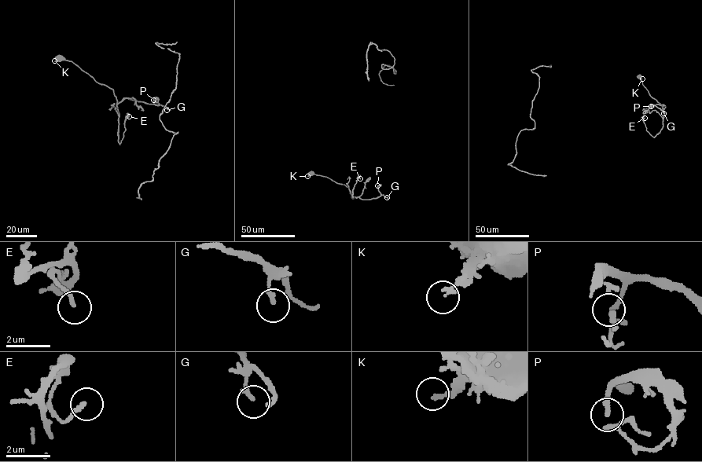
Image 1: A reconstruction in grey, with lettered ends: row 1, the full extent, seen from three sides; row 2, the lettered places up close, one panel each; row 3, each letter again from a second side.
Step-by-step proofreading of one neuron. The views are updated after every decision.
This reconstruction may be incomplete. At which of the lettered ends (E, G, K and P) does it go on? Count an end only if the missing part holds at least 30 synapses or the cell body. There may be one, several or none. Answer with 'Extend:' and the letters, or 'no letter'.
Extend: P

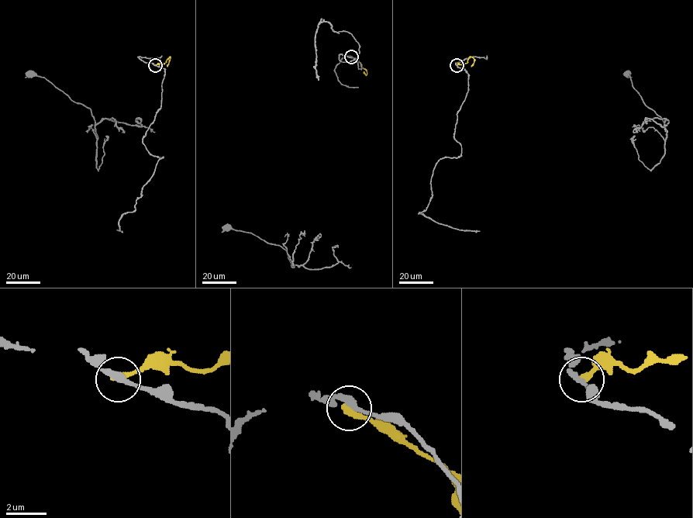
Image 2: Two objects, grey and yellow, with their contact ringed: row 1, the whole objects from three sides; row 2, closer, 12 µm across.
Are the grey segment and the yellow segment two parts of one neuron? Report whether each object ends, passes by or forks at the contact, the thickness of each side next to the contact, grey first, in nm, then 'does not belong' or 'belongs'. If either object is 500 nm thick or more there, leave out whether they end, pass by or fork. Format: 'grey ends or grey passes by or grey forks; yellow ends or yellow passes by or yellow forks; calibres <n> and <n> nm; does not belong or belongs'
grey passes by; yellow ends; calibres 280 and 360 nm; does not belong

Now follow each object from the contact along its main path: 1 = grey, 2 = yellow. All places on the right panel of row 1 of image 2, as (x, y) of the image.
1: (456, 65), (468, 74), (454, 132), (462, 147), (631, 139), (651, 170), (664, 153), (665, 126), (626, 73)
2: (456, 65), (467, 63), (470, 56), (474, 62), (471, 66)

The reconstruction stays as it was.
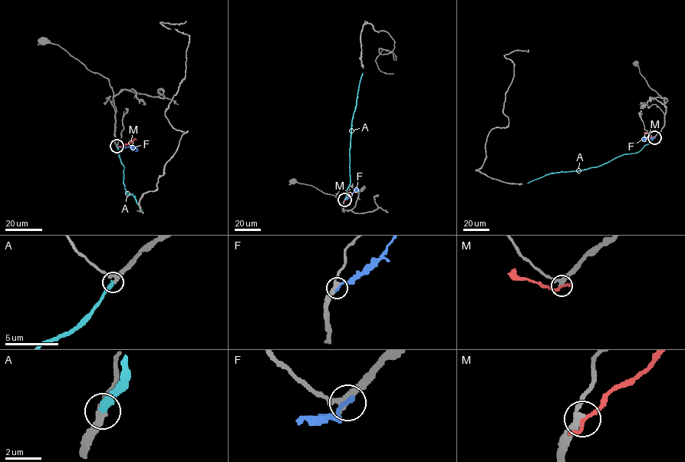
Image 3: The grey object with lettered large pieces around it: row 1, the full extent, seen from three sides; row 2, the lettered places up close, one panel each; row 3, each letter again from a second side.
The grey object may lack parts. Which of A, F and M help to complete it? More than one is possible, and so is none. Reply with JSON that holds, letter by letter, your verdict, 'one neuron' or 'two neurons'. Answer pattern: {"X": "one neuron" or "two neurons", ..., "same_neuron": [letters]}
{"A": "one neuron", "F": "two neurons", "M": "two neurons", "same_neuron": ["A"]}

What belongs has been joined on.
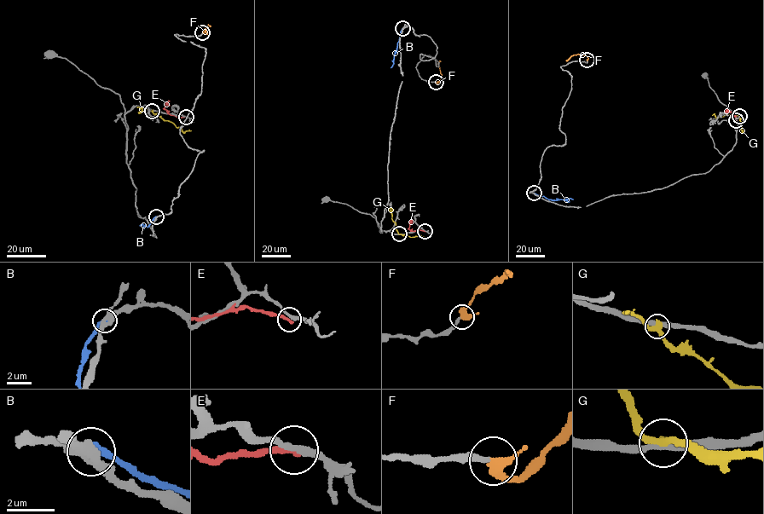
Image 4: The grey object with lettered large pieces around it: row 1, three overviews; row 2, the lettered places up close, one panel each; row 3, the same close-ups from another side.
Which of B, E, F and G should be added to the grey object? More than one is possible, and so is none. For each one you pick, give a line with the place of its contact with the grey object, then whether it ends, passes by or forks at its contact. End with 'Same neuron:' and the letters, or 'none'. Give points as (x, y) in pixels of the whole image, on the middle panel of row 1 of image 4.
F: meets grey at (436, 82); it passes by
Same neuron: F

